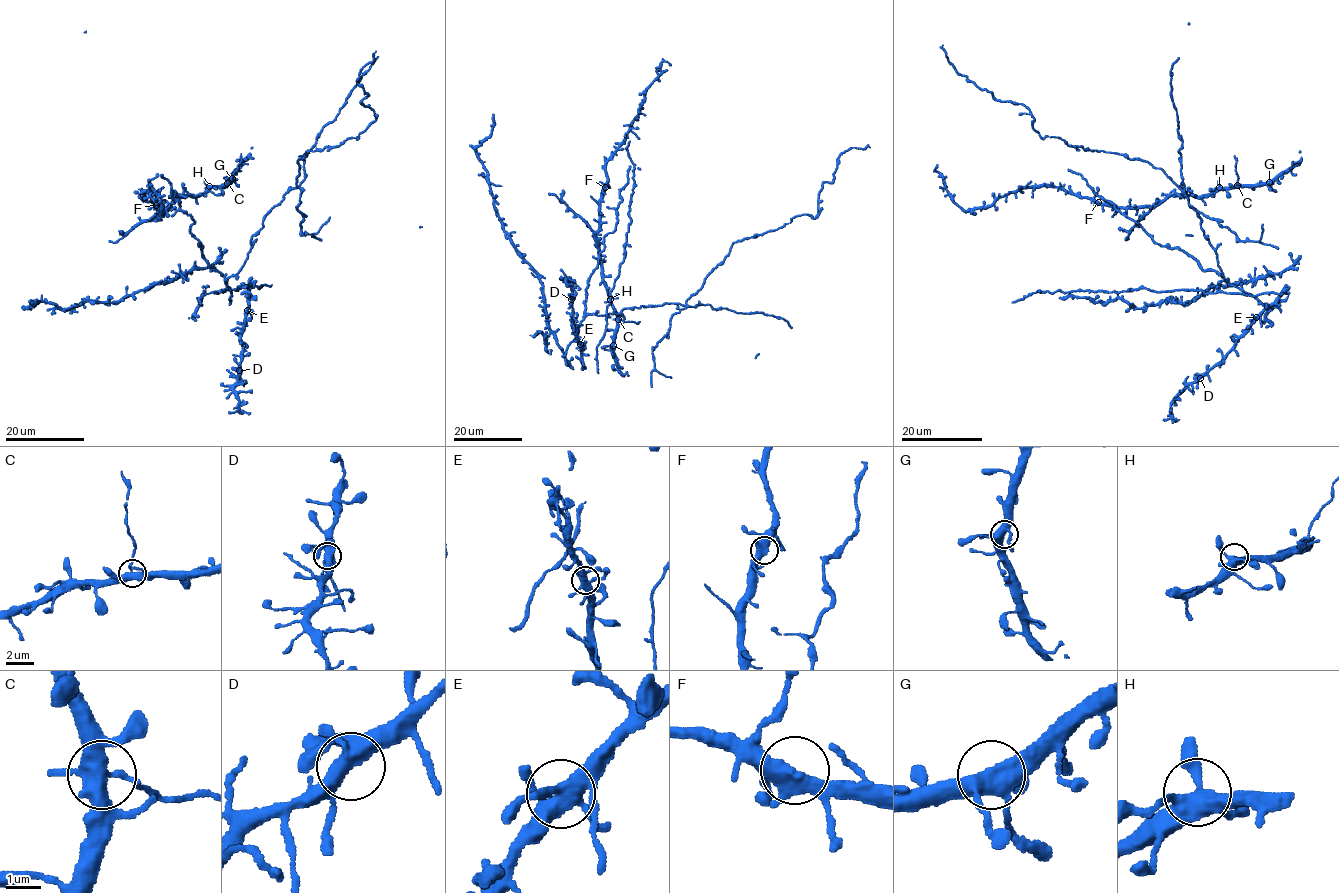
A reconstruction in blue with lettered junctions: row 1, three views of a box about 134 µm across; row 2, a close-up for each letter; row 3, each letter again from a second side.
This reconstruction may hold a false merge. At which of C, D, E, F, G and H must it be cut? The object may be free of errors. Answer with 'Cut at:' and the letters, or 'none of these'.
Cut at: C

